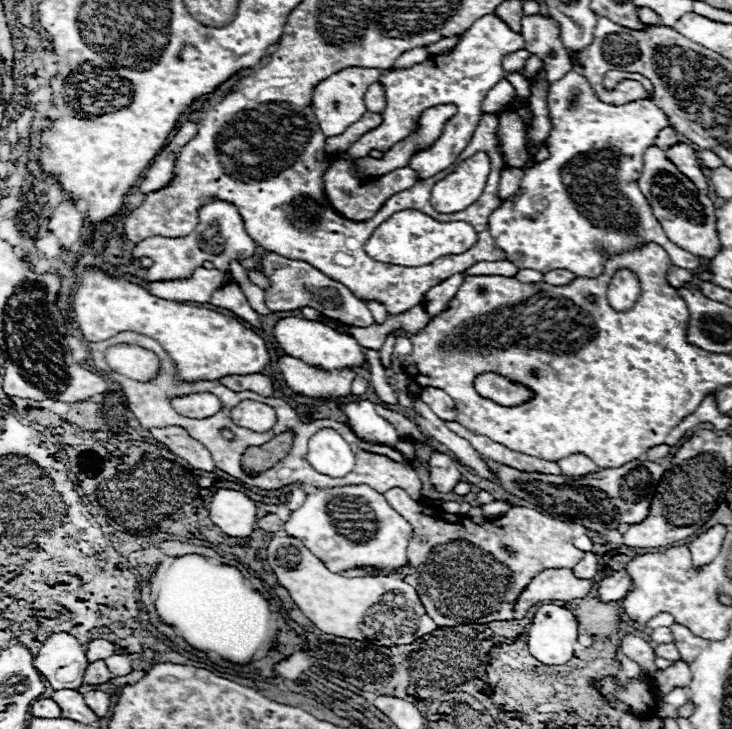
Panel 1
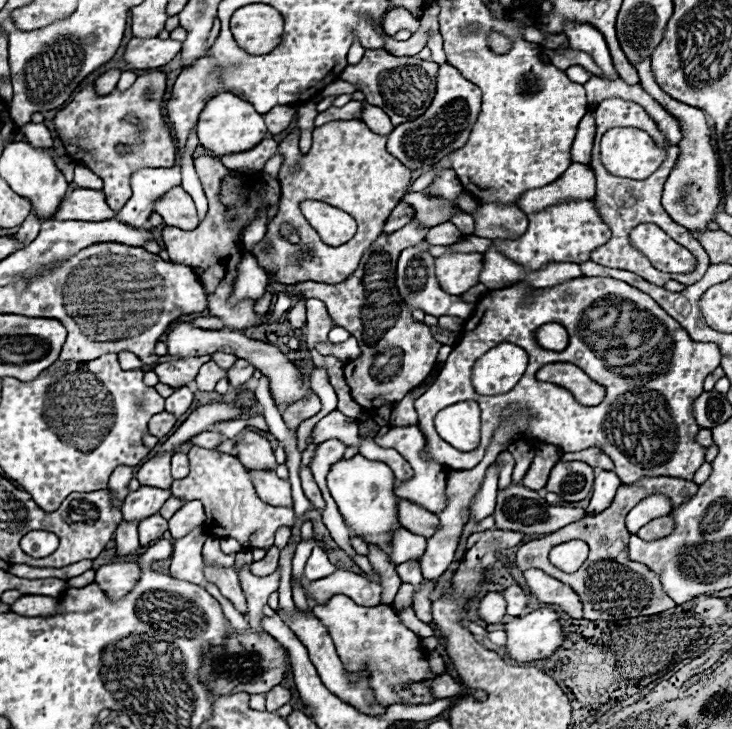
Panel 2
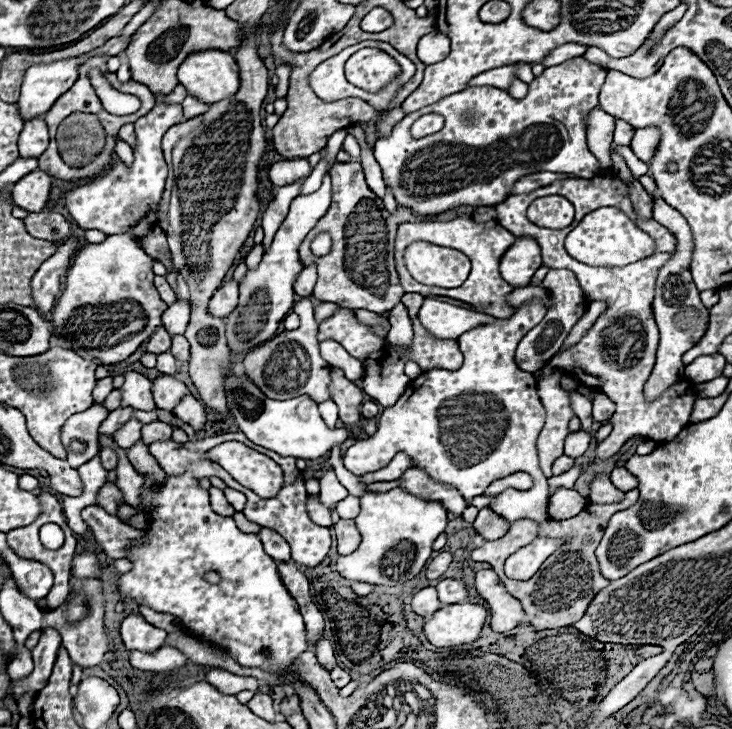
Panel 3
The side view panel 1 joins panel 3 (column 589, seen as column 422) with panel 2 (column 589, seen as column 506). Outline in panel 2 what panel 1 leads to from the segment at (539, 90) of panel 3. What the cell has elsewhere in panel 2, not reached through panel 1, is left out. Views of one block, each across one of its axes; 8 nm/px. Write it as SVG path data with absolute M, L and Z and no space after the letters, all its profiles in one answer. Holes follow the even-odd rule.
M568 22L566 24L566 30L564 34L568 36L570 40L570 46L580 50L580 52L588 52L594 62L600 66L600 70L606 74L606 80L614 80L618 78L614 66L612 66L612 58L610 58L610 52L608 52L608 46L606 46L606 40L604 36L588 26L588 24L574 24L574 22Z

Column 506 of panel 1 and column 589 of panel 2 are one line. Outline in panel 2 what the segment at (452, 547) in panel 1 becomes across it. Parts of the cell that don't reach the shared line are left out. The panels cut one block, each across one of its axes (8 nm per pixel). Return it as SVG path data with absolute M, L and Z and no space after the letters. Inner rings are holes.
M668 476L642 478L632 486L620 486L618 492L616 492L616 498L614 498L614 502L608 510L604 510L600 514L586 512L578 522L572 522L572 524L568 524L568 526L540 538L540 540L532 540L532 542L524 544L516 554L516 566L520 570L540 568L540 570L548 572L550 576L556 576L556 580L572 586L578 592L582 604L584 604L584 618L586 620L614 622L614 620L650 616L650 614L670 610L670 608L676 606L676 602L662 590L660 576L656 572L652 572L648 566L628 558L630 532L624 526L624 518L640 500L644 500L652 494L668 496L670 502L672 502L672 508L678 508L680 504L688 502L688 498L692 498L696 492L698 492L698 484L694 484L690 480L668 478ZM568 540L584 540L590 546L588 560L574 574L566 574L566 572L558 570L548 560L548 552L554 546L558 546L560 542L568 542ZM620 566L624 566L624 568L620 568Z

